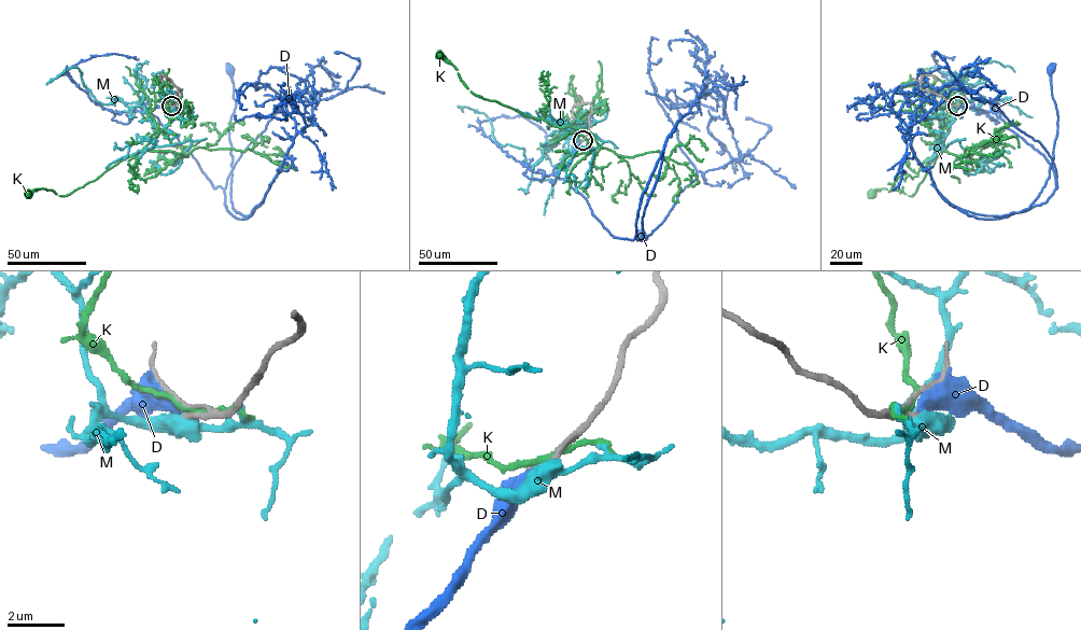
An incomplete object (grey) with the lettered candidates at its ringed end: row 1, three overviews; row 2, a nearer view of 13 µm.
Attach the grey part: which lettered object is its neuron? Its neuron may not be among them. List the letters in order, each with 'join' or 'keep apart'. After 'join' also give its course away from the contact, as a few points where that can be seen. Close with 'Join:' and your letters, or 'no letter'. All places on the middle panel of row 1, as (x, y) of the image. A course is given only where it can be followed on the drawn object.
D: keep apart
K: keep apart
M: keep apart
Join: no letter

